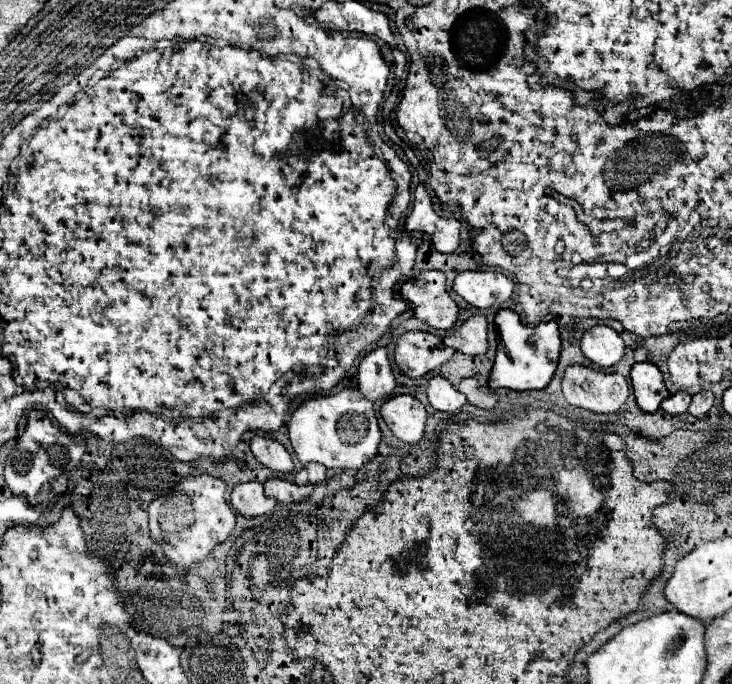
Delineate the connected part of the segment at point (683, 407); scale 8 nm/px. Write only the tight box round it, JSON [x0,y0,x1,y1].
[662,392,690,414]

